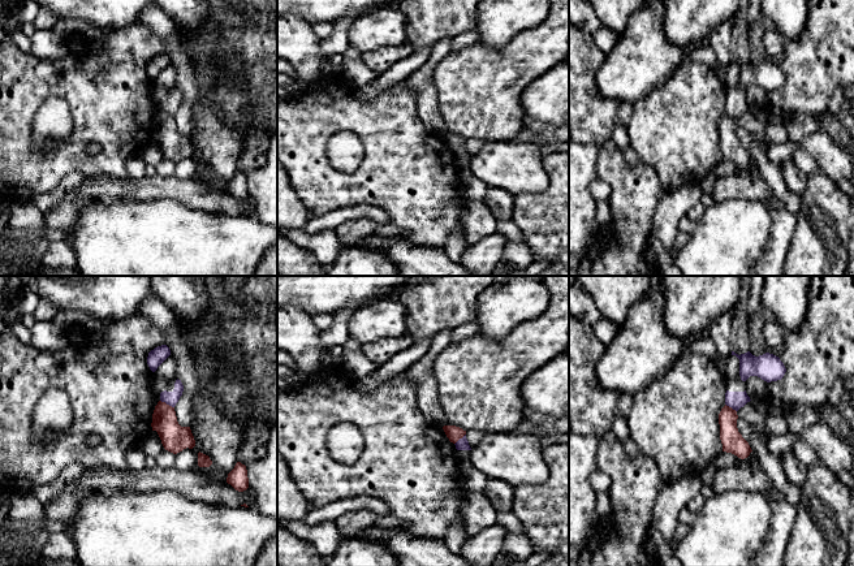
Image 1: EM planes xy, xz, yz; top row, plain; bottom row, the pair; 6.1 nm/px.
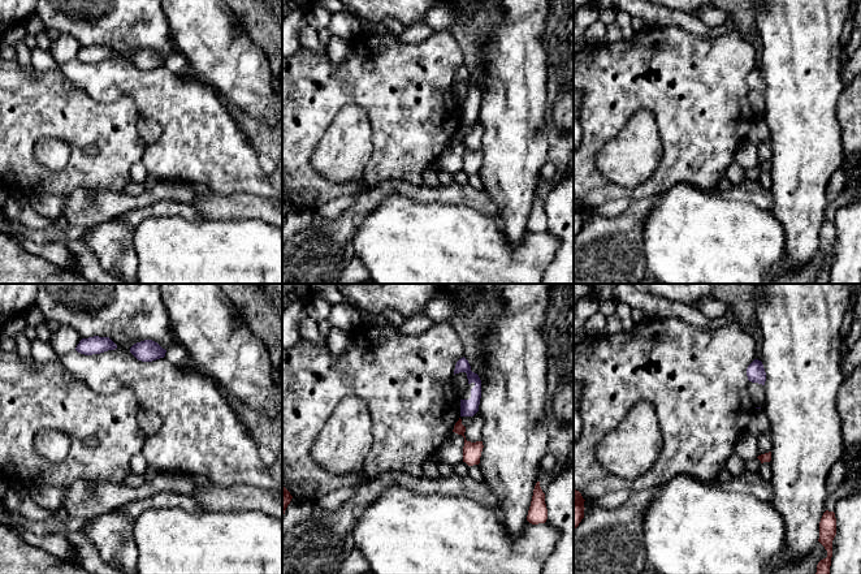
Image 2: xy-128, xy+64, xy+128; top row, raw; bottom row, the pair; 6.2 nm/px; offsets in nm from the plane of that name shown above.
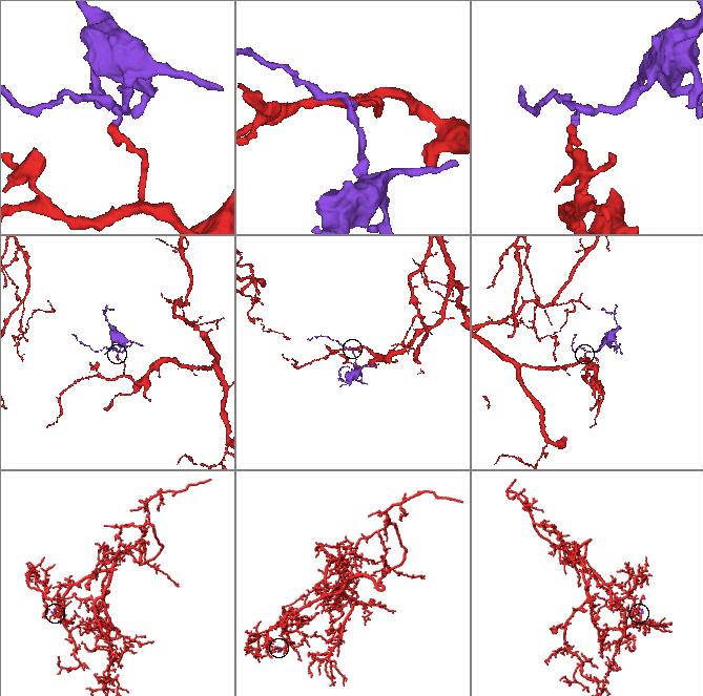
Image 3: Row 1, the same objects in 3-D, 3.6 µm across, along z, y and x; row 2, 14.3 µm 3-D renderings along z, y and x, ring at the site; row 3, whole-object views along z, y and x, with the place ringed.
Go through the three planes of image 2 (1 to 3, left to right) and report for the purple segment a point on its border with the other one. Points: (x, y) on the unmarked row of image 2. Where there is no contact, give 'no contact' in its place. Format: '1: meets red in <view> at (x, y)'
1: no contact
2: no contact
3: no contact

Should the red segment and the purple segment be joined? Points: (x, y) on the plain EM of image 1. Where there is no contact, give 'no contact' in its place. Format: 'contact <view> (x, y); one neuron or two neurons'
contact xy (165, 112); two neurons

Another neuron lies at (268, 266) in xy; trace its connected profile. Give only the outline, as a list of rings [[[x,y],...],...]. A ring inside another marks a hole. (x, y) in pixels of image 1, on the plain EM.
[[[277,241],[266,251],[254,276],[277,276]]]

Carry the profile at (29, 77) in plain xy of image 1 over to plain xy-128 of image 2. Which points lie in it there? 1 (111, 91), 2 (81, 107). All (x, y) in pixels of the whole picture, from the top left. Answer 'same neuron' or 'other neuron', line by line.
1: other neuron
2: same neuron

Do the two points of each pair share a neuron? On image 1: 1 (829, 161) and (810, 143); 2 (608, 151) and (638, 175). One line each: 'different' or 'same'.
1: same
2: same

